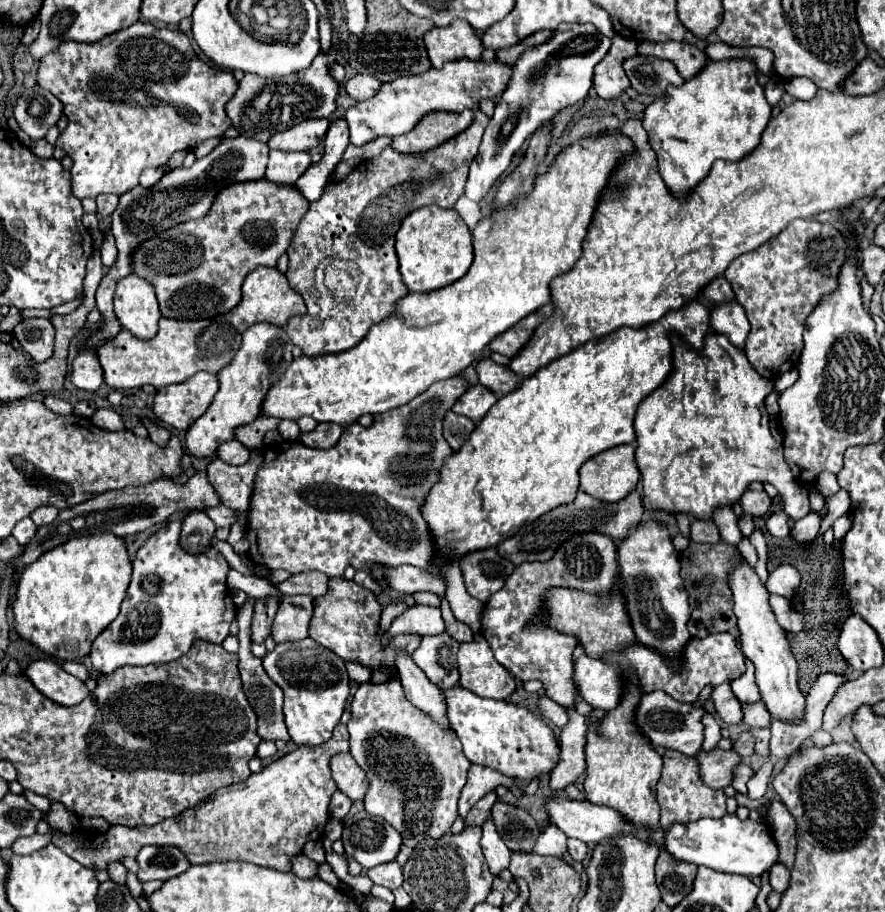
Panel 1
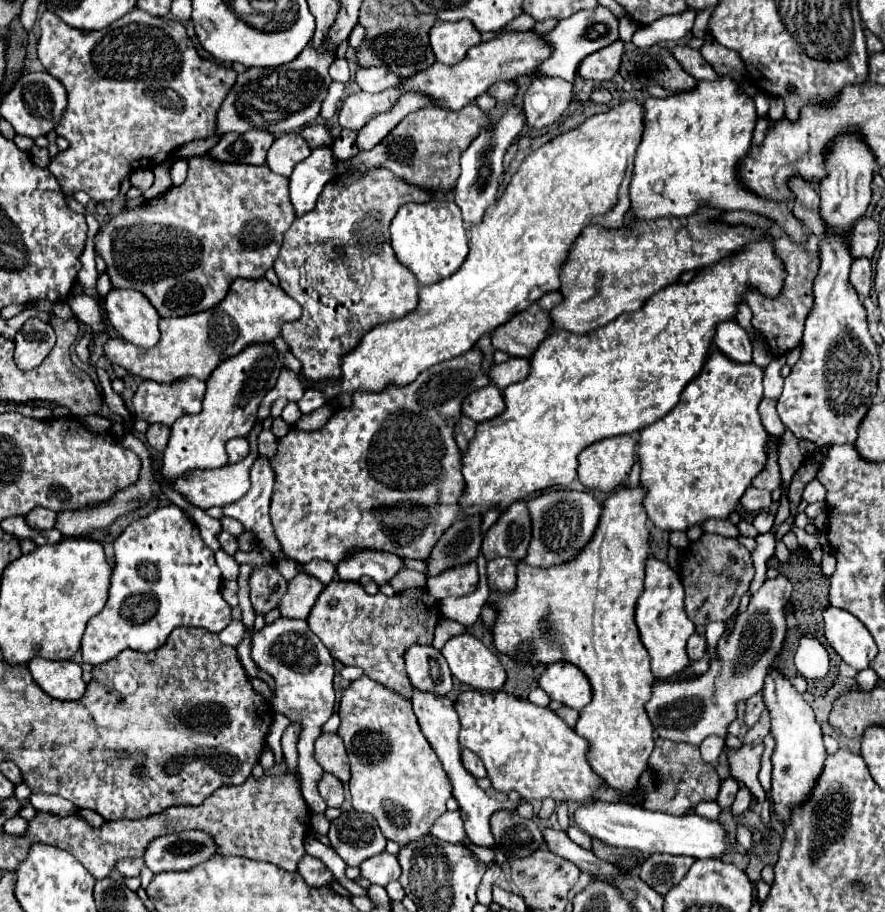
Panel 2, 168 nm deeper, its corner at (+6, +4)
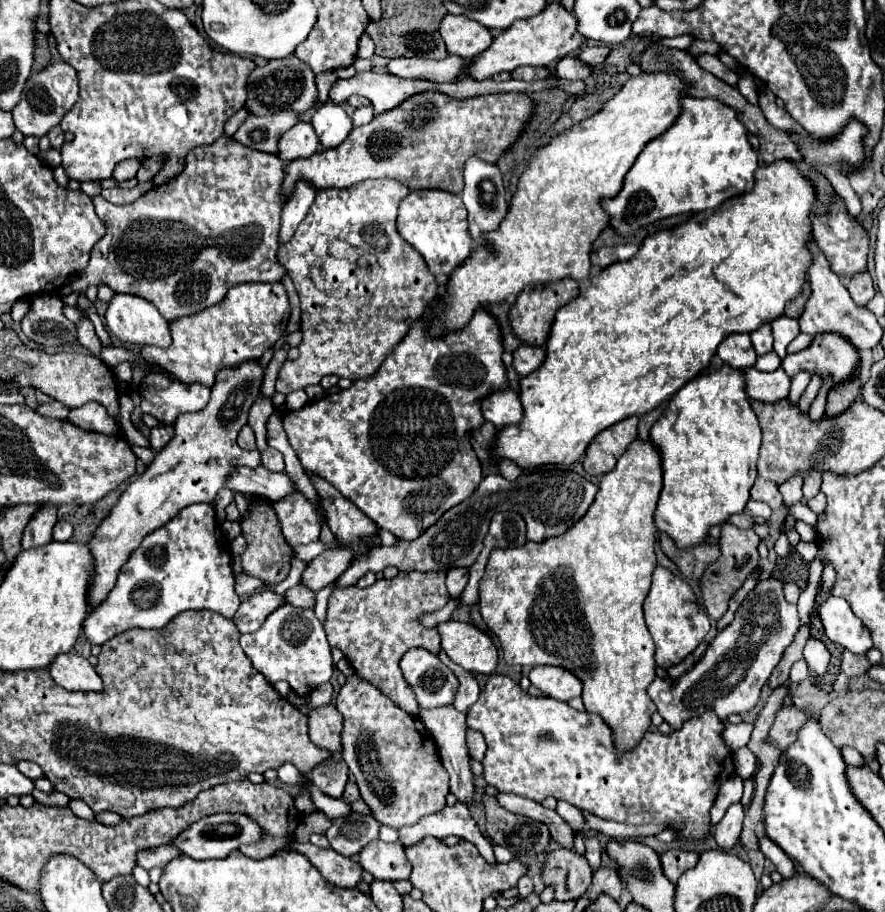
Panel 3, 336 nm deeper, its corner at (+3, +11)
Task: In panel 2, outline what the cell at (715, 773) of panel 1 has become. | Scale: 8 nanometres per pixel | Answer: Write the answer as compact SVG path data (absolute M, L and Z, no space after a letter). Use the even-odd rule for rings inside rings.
M742 745L740 749L728 749L728 763L730 776L743 782L760 803L766 799L764 789L760 787L758 773L761 766L762 751L764 745ZM742 775L742 777L740 777Z

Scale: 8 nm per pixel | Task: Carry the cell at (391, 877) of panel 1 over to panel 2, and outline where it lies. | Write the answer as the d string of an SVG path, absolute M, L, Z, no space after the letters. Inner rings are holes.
M384 851L372 859L366 859L360 865L360 871L362 871L364 879L368 879L370 883L376 883L376 885L382 885L382 887L386 887L390 881L396 881L400 877L398 859L394 855L390 855L388 851Z

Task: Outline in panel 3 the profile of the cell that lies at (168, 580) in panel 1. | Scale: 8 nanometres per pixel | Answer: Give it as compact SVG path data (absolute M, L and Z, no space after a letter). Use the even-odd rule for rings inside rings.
M193 504L193 508L183 508L165 528L157 528L145 536L141 546L133 552L129 562L121 568L117 586L111 590L107 600L97 606L83 624L83 632L91 644L101 646L119 632L125 632L135 626L143 628L163 628L173 616L183 610L213 610L225 618L233 618L241 604L239 594L235 592L235 576L231 570L231 552L229 540L225 540L221 526L215 520L213 504Z

